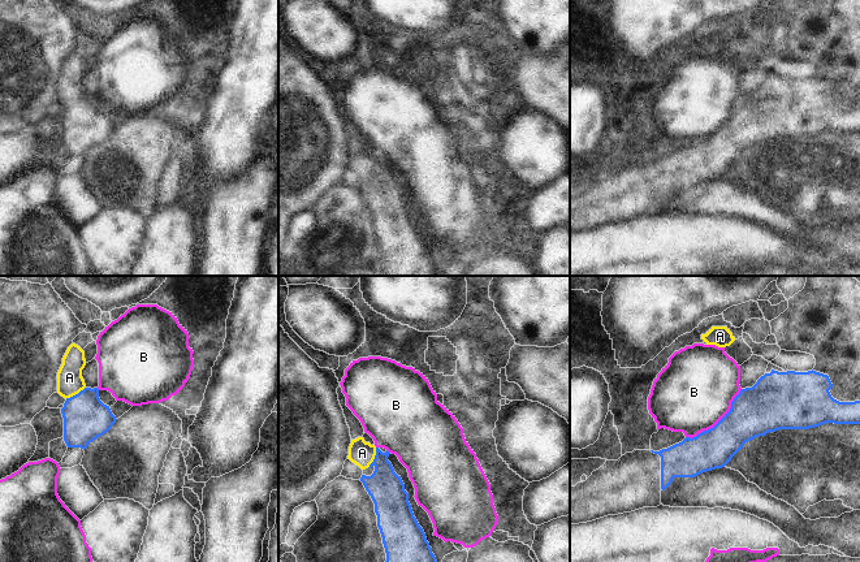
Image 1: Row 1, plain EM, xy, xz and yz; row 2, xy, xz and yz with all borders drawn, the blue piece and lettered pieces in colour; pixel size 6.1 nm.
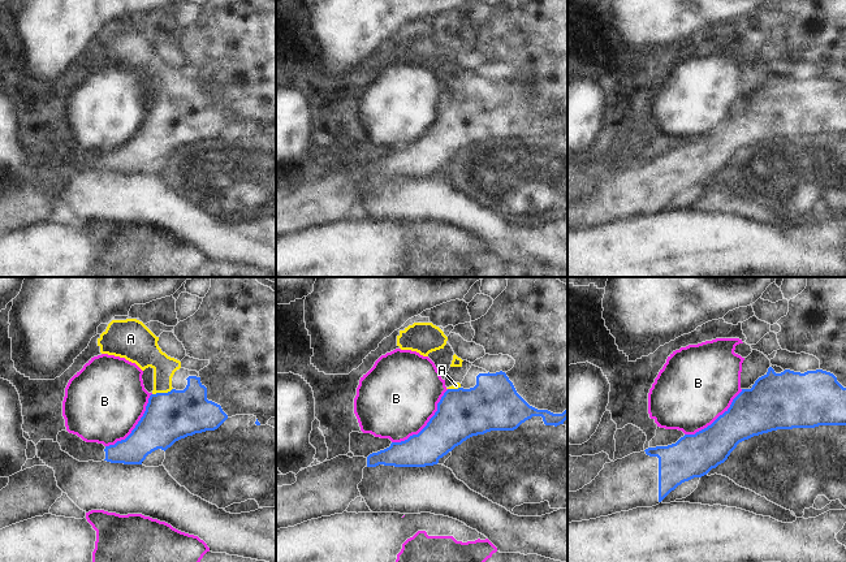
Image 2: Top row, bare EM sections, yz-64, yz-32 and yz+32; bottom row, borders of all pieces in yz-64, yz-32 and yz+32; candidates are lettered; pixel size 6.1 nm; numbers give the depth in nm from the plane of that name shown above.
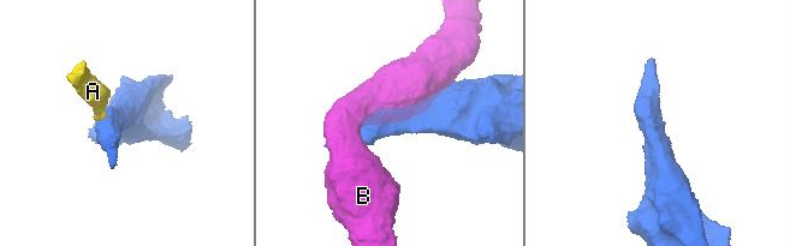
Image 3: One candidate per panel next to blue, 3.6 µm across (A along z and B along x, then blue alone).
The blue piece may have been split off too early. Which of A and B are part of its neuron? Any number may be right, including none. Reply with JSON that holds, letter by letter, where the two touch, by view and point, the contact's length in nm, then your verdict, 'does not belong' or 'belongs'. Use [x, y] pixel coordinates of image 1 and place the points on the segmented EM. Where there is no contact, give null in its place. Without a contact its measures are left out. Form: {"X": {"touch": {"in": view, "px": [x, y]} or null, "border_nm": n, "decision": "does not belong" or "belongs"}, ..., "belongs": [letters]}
{"A": {"touch": {"in": "xz", "px": [375, 458]}, "border_nm": 140, "decision": "belongs"}, "B": {"touch": {"in": "yz", "px": [718, 422]}, "border_nm": 460, "decision": "does not belong"}, "belongs": ["A"]}

